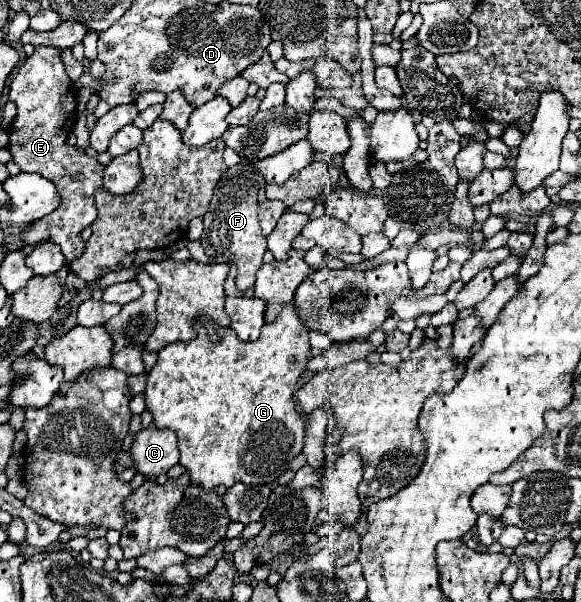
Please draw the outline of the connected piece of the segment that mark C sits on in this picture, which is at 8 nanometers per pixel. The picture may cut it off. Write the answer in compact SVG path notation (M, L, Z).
M154 424L140 430L132 446L132 458L134 468L146 478L166 474L180 460L176 434L172 430L160 430Z

